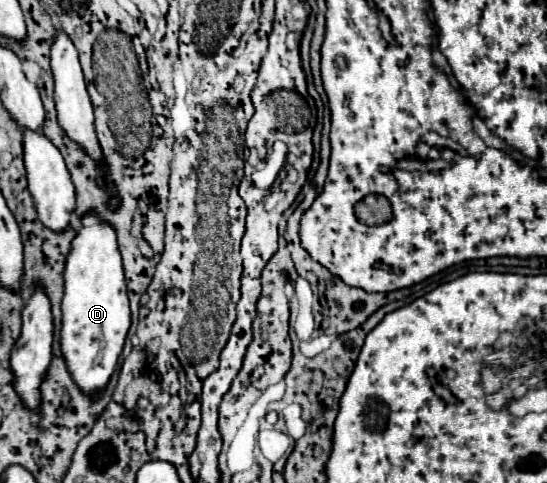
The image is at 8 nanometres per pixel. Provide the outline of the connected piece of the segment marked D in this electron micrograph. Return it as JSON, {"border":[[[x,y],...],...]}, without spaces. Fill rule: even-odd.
{"border":[[[86,214],[72,242],[64,270],[66,290],[62,300],[60,346],[70,376],[82,394],[98,396],[116,370],[118,356],[130,328],[130,308],[116,232],[96,214]]]}

